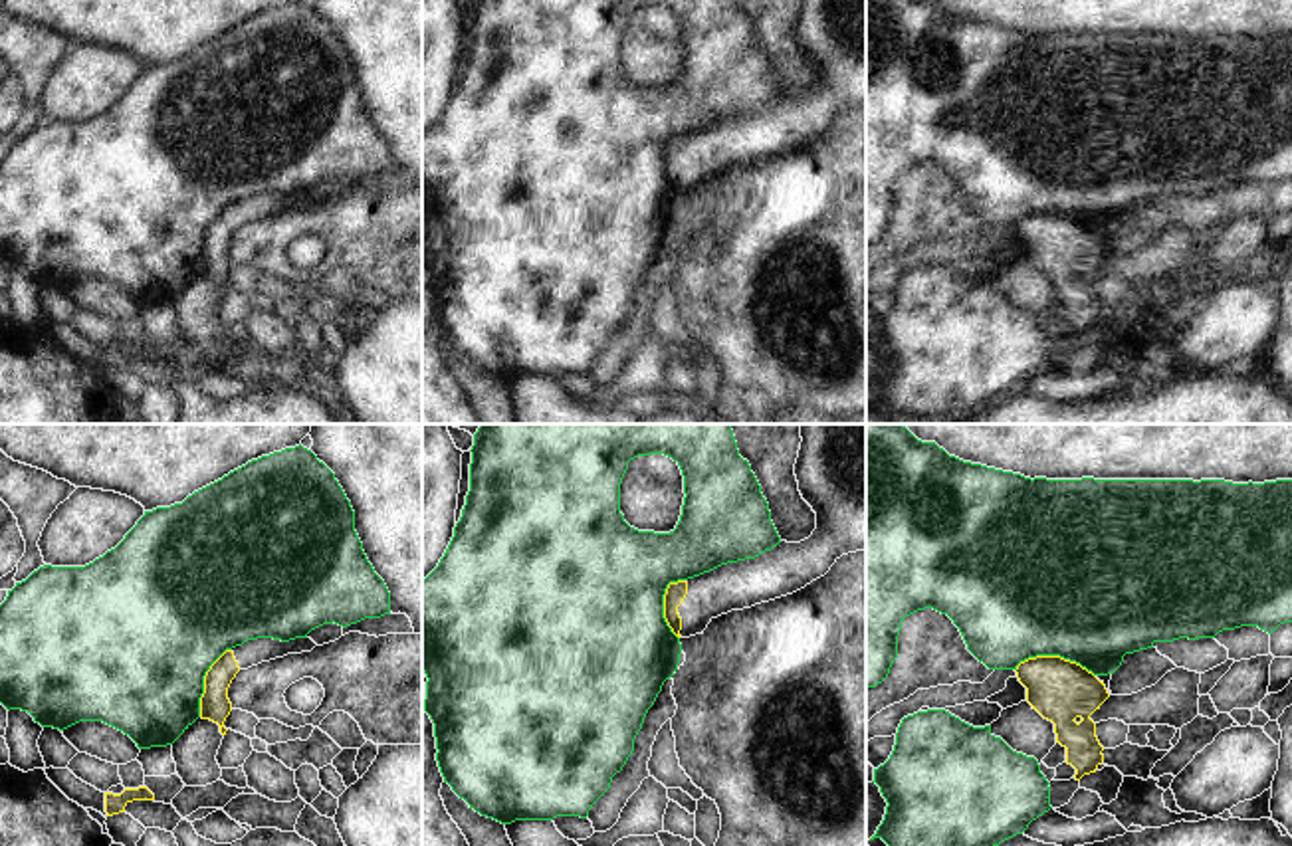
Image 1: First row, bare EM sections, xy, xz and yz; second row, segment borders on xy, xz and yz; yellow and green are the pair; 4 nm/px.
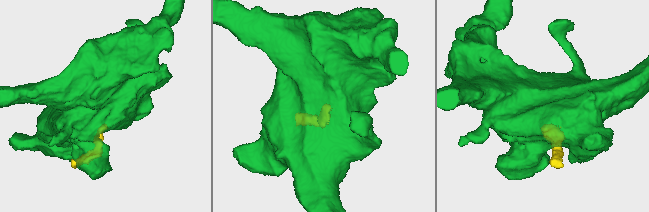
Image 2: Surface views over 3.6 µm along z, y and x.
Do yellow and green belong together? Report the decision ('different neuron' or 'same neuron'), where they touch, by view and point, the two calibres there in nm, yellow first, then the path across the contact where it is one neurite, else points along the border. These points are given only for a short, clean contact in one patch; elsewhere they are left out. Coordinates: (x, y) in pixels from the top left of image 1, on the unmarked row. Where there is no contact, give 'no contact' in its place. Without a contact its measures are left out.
different neuron; contact yz (1055, 212); calibres 260 and 500 nm

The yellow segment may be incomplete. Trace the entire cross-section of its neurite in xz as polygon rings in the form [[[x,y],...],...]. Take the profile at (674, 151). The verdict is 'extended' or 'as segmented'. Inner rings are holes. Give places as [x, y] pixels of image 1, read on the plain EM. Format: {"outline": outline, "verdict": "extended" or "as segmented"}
{"outline": [[[801,0],[795,32],[803,55],[816,69],[812,91],[801,99],[781,97],[755,115],[670,139],[664,151],[664,174],[678,194],[703,190],[713,174],[731,166],[793,151],[824,133],[842,111],[866,105],[866,0]]], "verdict": "extended"}

